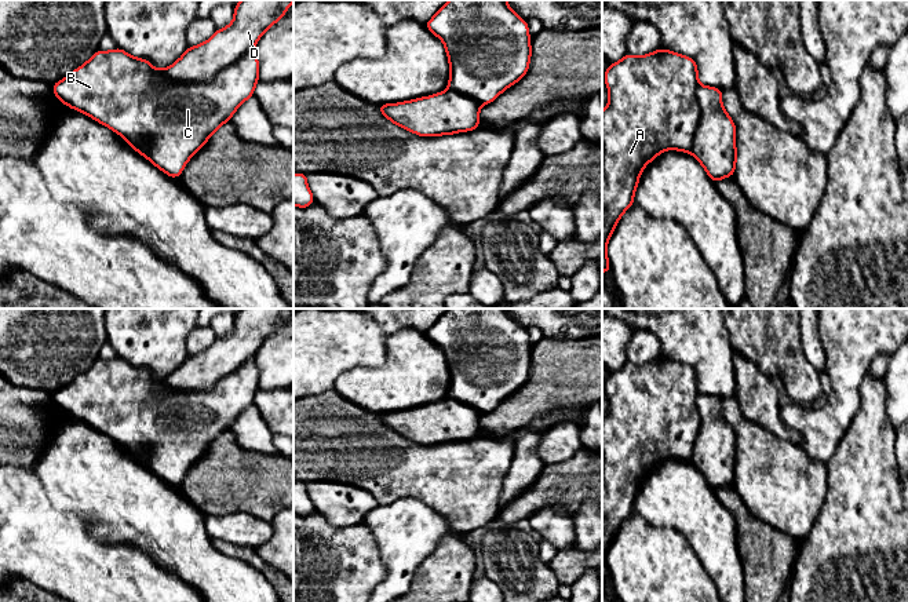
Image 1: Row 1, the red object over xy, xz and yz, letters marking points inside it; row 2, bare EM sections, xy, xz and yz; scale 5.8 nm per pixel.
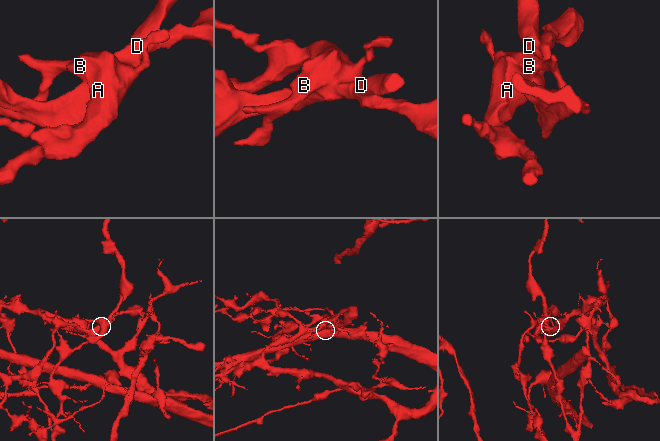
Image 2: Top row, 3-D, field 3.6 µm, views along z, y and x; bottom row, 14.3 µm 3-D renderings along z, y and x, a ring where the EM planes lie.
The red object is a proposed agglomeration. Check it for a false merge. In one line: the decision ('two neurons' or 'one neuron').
two neurons

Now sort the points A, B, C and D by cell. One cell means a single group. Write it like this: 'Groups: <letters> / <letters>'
Groups: A B C / D

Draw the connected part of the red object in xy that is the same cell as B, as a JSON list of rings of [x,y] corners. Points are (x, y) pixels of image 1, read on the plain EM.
[[[121,357],[98,358],[85,372],[52,393],[55,405],[66,415],[83,420],[106,434],[127,450],[142,453],[146,466],[164,482],[176,488],[187,470],[216,438],[230,430],[241,412],[254,405],[259,390],[259,369],[248,360],[208,390],[171,388],[165,377],[135,366]]]

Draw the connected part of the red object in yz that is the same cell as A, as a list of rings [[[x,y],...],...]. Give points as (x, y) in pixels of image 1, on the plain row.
[[[660,357],[643,365],[627,362],[603,382],[609,412],[602,419],[602,583],[610,580],[606,554],[621,523],[634,512],[641,481],[664,459],[692,461],[700,433],[699,379],[690,365]]]

